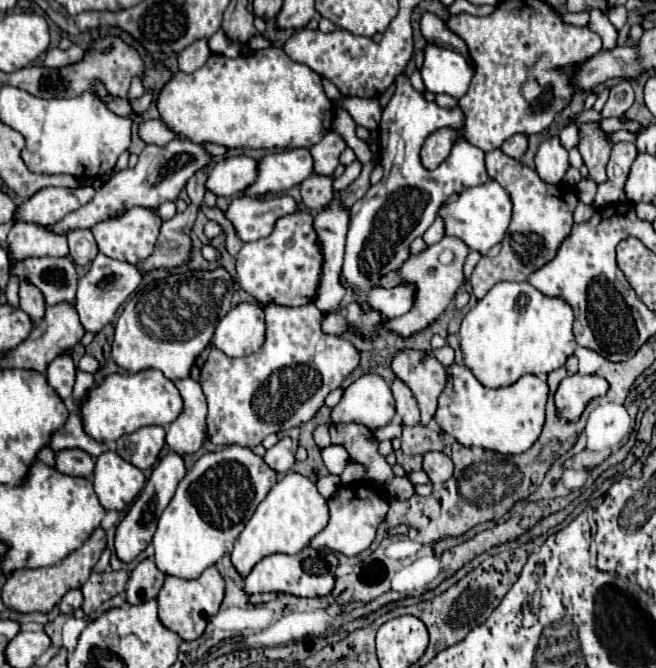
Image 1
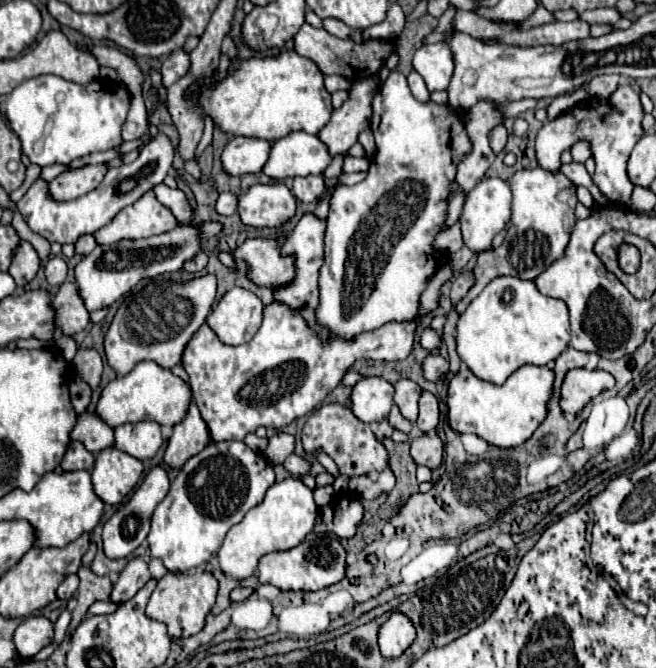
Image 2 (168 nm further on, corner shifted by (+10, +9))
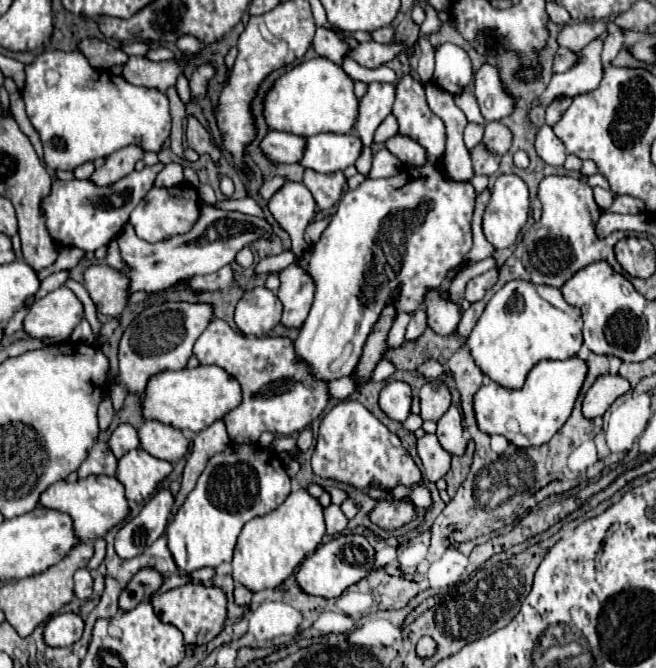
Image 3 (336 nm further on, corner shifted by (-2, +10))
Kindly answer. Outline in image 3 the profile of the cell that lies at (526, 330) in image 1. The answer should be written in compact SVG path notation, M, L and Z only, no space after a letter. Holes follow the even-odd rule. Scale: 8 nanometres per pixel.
M510 280L486 304L466 346L476 366L504 388L522 388L526 374L542 360L568 360L582 346L580 308L570 306L558 288Z

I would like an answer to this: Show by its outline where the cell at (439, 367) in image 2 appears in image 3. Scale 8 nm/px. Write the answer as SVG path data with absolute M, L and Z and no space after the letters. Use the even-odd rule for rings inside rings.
M428 360L428 362L424 362L424 364L416 370L416 374L418 374L418 376L424 376L424 378L428 378L428 380L436 380L436 378L440 378L440 376L444 374L444 366L442 366L438 360Z

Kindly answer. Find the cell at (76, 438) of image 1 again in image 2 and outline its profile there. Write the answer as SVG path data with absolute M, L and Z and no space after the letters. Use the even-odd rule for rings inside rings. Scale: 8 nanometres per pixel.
M84 413L78 415L72 439L82 441L90 453L100 453L102 449L114 445L114 429L108 423L104 423L100 417Z

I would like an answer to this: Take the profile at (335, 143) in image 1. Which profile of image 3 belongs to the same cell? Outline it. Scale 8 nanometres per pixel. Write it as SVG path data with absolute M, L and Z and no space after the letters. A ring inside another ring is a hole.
M382 82L368 84L368 92L360 98L358 118L354 126L362 142L362 152L360 158L356 160L356 168L360 174L368 174L370 170L374 132L380 126L380 122L392 112L392 104L394 104L394 86Z

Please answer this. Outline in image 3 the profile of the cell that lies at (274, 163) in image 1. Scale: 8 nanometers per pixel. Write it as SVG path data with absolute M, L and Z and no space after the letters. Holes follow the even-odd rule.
M314 134L306 138L306 148L300 160L302 168L316 172L336 172L352 166L360 154L360 138L348 134Z

